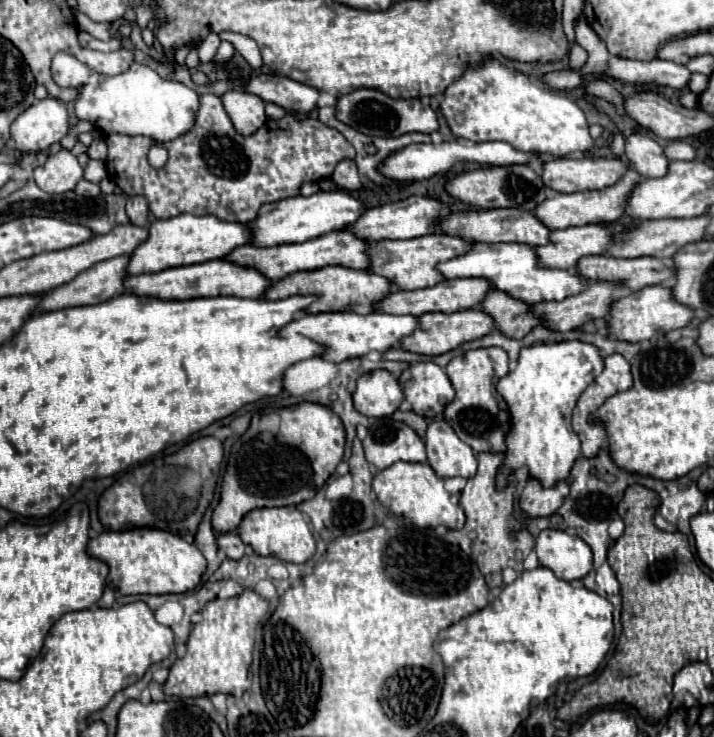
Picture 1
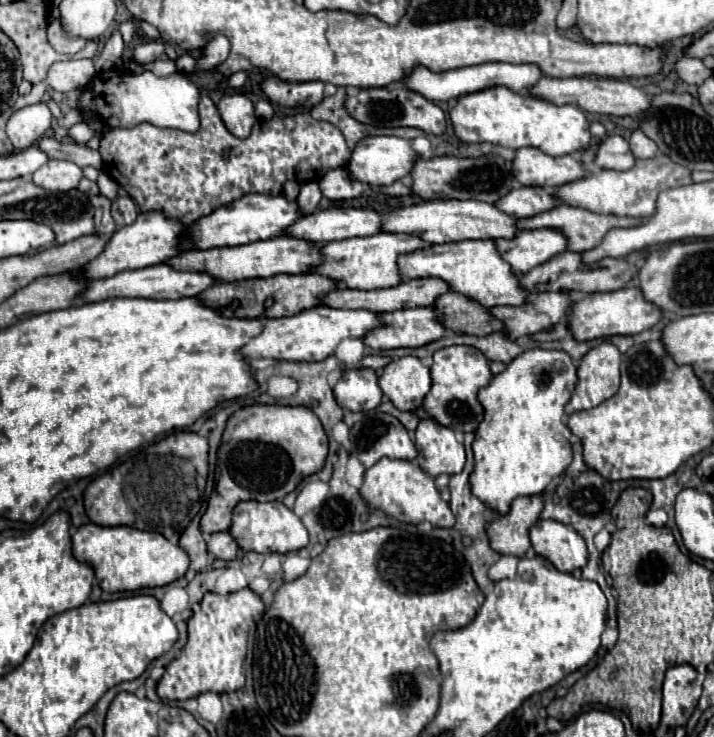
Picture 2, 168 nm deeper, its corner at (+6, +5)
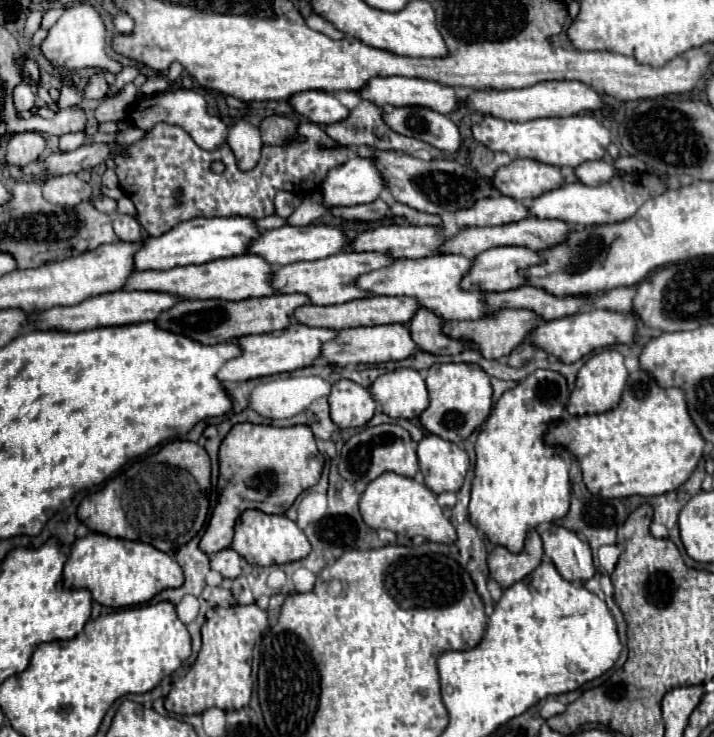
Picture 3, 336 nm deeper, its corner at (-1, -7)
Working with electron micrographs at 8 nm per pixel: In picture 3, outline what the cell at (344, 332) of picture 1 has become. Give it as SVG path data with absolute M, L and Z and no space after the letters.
M293 322L289 328L279 330L279 332L271 332L271 334L243 336L243 338L239 338L239 346L241 346L243 354L239 358L225 362L221 366L221 370L217 372L217 376L223 382L237 382L237 380L251 380L251 378L293 372L299 368L313 366L313 362L321 356L321 344L327 340L333 340L335 336L337 336L337 330L311 328L301 322Z

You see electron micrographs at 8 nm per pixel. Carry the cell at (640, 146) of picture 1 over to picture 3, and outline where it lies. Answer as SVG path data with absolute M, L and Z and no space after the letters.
M605 160L583 162L583 164L577 168L579 180L581 180L583 184L589 184L589 186L605 184L605 182L611 180L615 174L619 174L619 170L617 170L611 162L605 162Z

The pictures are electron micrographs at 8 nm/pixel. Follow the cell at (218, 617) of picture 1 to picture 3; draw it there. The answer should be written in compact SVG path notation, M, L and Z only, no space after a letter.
M257 604L249 606L229 606L229 608L215 608L213 614L207 618L207 622L201 628L203 634L203 646L199 650L199 656L195 664L189 668L189 672L177 680L171 688L171 692L165 698L165 710L169 714L201 714L207 708L221 708L221 710L239 710L249 704L251 698L251 650L255 640L261 636L261 632L267 628L267 612L261 610Z

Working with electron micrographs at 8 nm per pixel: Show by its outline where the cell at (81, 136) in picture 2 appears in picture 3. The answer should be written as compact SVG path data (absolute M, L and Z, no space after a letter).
M129 126L129 128L121 130L121 132L117 132L117 138L115 138L113 144L133 144L133 142L137 142L143 136L145 136L145 130L139 130L139 128Z

